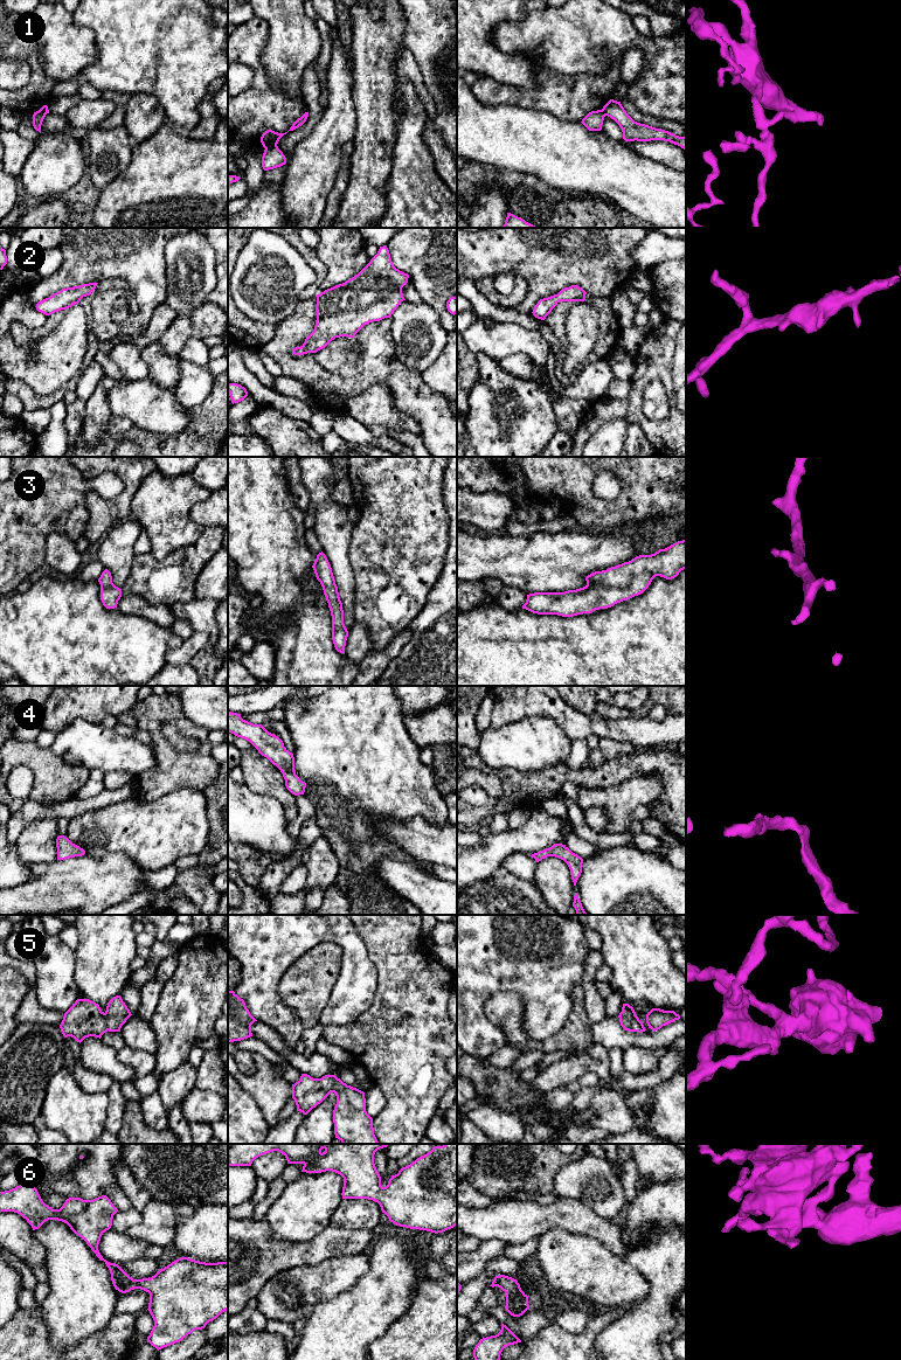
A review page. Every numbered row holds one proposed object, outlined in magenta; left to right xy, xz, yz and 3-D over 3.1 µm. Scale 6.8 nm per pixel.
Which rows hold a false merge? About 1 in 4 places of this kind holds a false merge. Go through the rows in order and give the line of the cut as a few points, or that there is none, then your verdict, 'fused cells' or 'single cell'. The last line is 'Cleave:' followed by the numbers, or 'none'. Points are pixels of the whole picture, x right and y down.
1: cut in xz along (276, 145), (265, 148); fused cells
2: no cut; single cell
3: no cut; single cell
4: no cut; single cell
5: no cut; single cell
6: no cut; single cell
Cleave: 1

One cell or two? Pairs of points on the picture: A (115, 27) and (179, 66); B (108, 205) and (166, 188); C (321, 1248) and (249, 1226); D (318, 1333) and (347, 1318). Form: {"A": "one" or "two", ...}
{"A": "one", "B": "one", "C": "one", "D": "one"}

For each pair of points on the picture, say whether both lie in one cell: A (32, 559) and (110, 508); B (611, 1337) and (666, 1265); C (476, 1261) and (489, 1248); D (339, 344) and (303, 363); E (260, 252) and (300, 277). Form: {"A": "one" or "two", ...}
{"A": "two", "B": "one", "C": "one", "D": "two", "E": "one"}

